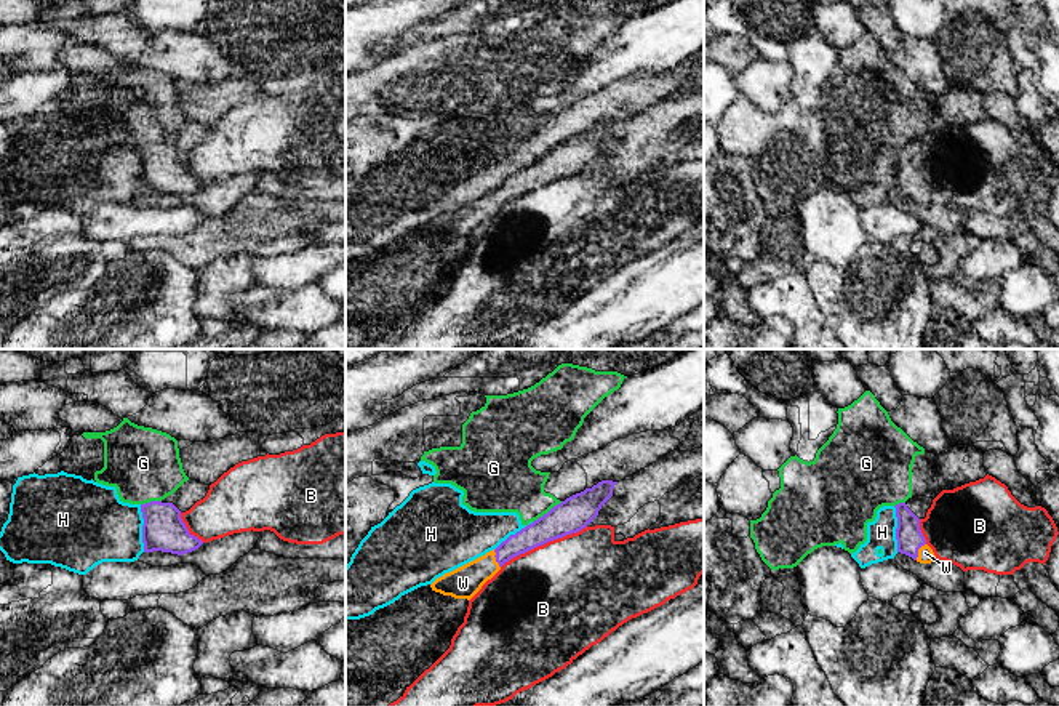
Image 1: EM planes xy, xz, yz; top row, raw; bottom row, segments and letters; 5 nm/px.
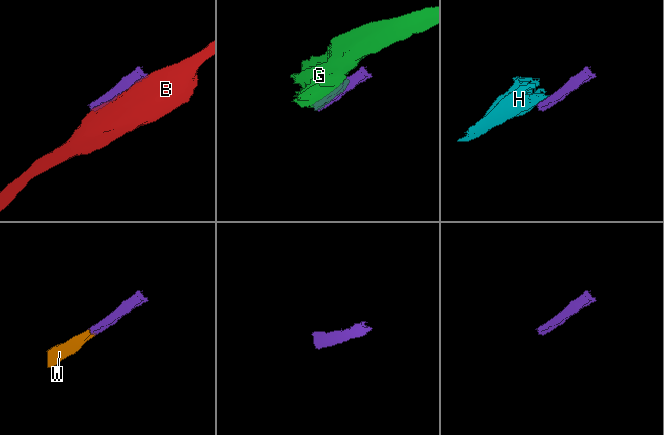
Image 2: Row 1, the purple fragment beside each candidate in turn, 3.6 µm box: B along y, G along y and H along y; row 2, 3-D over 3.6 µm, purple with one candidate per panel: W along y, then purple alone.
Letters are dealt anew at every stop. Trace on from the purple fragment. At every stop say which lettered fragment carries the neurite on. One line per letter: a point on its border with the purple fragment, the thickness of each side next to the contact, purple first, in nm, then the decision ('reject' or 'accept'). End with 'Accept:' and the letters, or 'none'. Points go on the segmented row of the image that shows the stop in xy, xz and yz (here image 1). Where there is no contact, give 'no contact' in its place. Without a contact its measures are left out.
B: meets purple in xz at (543, 543); 170 nm thick on the purple side, 480 nm on the other; reject
G: meets purple in xz at (549, 511); 170 nm thick on the purple side, 280 nm on the other; reject
H: meets purple in xy at (143, 529); 220 nm thick on the purple side, 380 nm on the other; reject
W: meets purple in xz at (496, 559); 120 nm thick on the purple side, 160 nm on the other; accept
Accept: W

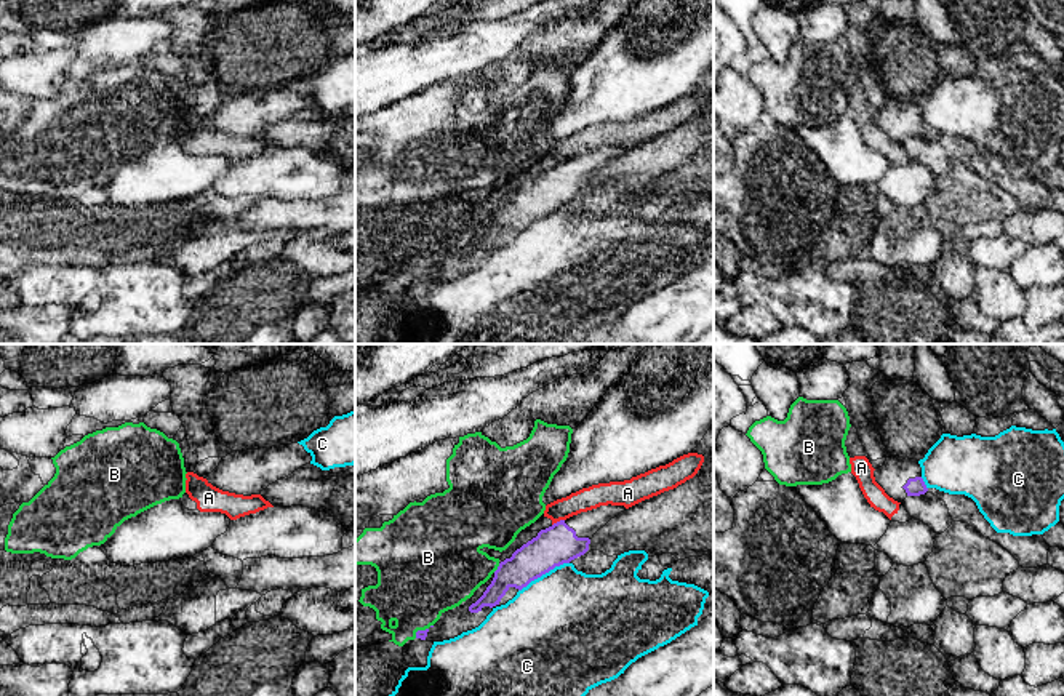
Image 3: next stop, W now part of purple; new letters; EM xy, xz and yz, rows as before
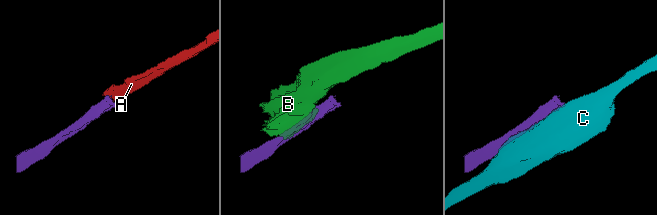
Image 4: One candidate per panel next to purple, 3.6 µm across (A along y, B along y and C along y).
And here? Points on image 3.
A: meets purple in xz at (557, 522); 200 nm thick on the purple side, 120 nm on the other; reject
B: meets purple in xz at (498, 568); 180 nm thick on the purple side, 360 nm on the other; reject
C: meets purple in xz at (543, 573); 200 nm thick on the purple side, 480 nm on the other; reject
Accept: none

